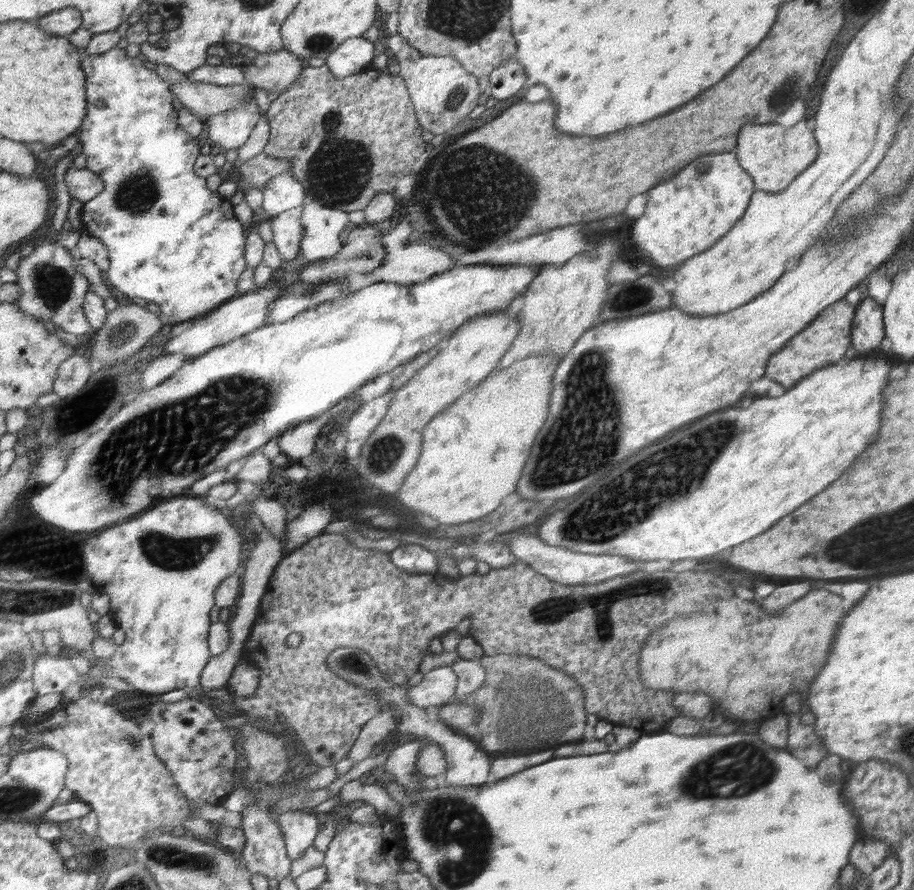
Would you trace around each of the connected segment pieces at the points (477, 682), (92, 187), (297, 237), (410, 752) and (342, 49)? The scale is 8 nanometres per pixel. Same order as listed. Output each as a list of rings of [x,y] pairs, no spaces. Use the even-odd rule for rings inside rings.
[[[458,659],[450,664],[458,677],[454,701],[463,702],[473,692],[477,692],[485,683],[487,670],[481,666],[479,660]]]
[[[72,166],[66,182],[74,199],[81,200],[83,203],[98,198],[106,190],[106,183],[102,177],[88,167],[80,170]]]
[[[300,206],[269,218],[272,224],[273,242],[284,260],[292,260],[299,255],[303,231],[302,211],[303,207]]]
[[[414,737],[413,740],[390,751],[388,758],[381,765],[384,770],[396,777],[399,785],[406,787],[409,793],[414,793],[416,796],[426,789],[418,779],[412,776],[412,772],[419,772],[415,767],[415,762],[421,748],[422,744]]]
[[[364,37],[346,40],[325,58],[325,65],[336,77],[346,78],[366,70],[374,58],[374,43]]]

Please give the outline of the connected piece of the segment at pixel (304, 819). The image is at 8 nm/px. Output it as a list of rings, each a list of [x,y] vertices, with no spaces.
[[[290,810],[277,817],[281,828],[282,840],[290,860],[298,860],[304,851],[313,846],[316,833],[319,831],[320,815],[314,811],[304,813],[302,810]]]

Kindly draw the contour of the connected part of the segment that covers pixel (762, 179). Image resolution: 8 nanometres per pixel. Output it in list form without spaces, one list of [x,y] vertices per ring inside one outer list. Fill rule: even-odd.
[[[804,120],[792,128],[784,128],[778,124],[748,124],[748,128],[740,132],[740,148],[736,148],[736,156],[740,156],[742,167],[755,178],[756,190],[781,193],[815,162],[816,156],[819,156],[817,140],[814,140],[814,137],[812,128]]]

